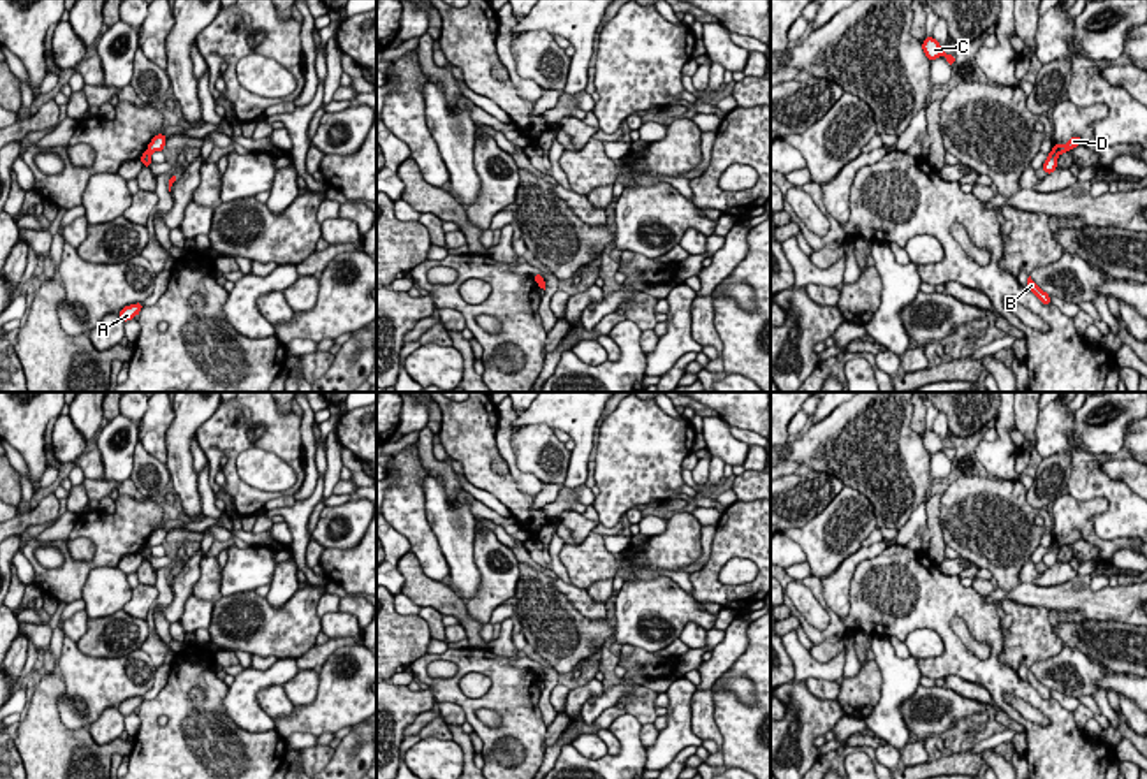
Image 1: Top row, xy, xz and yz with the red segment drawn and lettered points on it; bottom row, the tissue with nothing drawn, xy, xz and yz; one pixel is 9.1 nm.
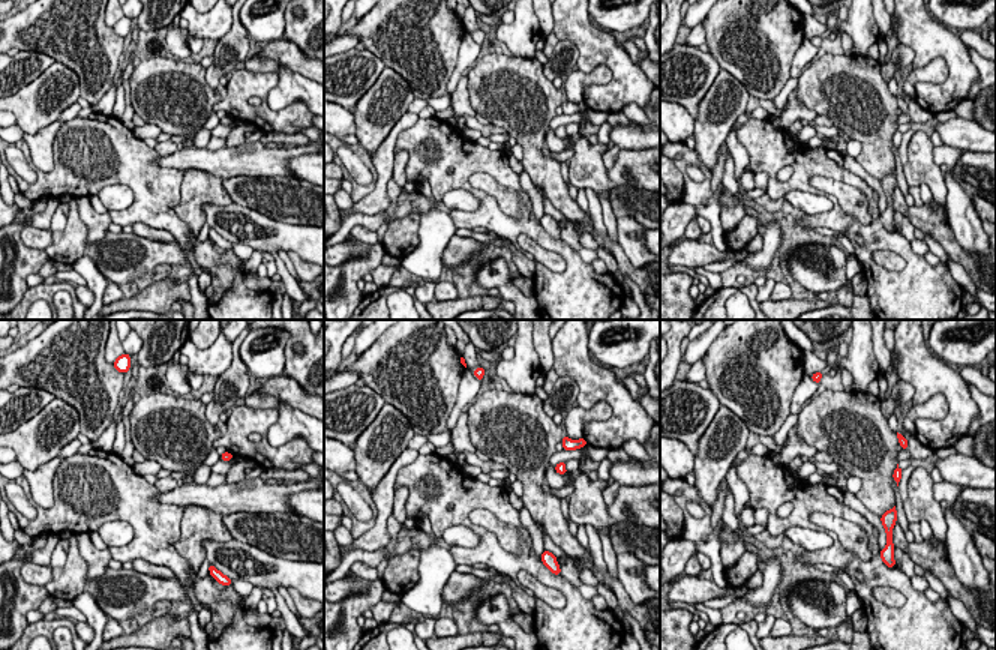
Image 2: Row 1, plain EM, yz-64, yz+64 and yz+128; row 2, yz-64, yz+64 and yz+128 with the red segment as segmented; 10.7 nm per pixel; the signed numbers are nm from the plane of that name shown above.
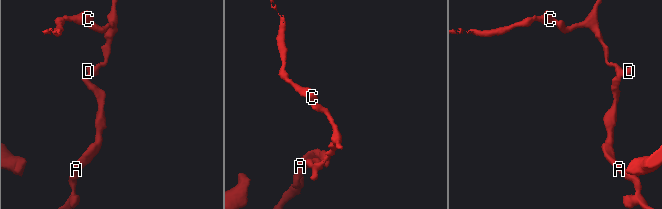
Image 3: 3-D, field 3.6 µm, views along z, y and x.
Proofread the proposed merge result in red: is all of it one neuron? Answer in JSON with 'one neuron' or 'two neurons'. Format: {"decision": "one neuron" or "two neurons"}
{"decision": "two neurons"}

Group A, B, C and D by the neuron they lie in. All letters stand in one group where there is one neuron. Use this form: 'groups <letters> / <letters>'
groups A B / C D

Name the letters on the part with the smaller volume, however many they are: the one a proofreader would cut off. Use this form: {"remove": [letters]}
{"remove": ["C", "D"]}

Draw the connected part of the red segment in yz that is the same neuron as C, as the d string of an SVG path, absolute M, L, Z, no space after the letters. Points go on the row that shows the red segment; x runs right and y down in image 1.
M934 37L924 39L922 51L931 62L934 62L939 56L945 56L950 67L953 67L955 63L955 55L948 56Z

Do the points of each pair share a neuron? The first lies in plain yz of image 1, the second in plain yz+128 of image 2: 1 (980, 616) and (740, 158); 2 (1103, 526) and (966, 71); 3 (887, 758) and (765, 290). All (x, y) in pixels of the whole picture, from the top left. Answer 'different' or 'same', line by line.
1: different
2: same
3: same

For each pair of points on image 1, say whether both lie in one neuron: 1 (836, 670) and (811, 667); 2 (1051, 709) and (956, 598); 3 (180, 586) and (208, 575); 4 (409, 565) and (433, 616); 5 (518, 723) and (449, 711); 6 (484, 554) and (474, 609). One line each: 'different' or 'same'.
1: same
2: same
3: different
4: different
5: different
6: same

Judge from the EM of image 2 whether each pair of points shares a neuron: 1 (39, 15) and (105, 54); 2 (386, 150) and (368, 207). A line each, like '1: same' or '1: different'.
1: same
2: same

